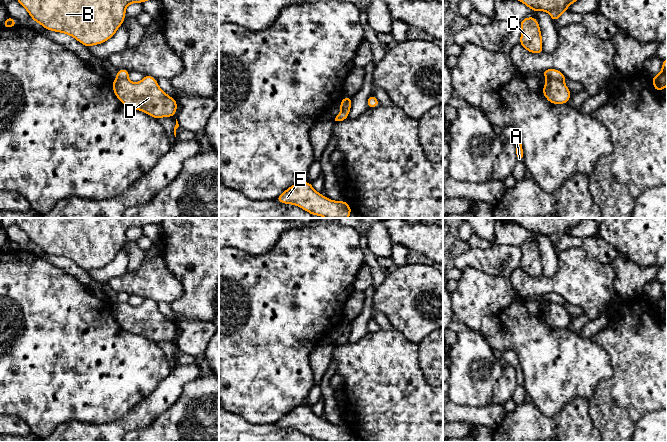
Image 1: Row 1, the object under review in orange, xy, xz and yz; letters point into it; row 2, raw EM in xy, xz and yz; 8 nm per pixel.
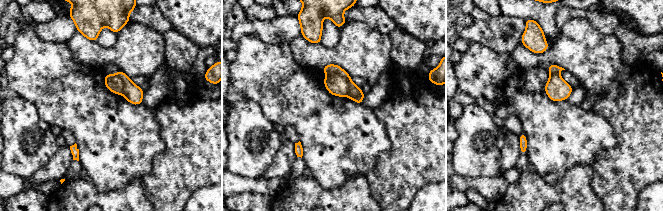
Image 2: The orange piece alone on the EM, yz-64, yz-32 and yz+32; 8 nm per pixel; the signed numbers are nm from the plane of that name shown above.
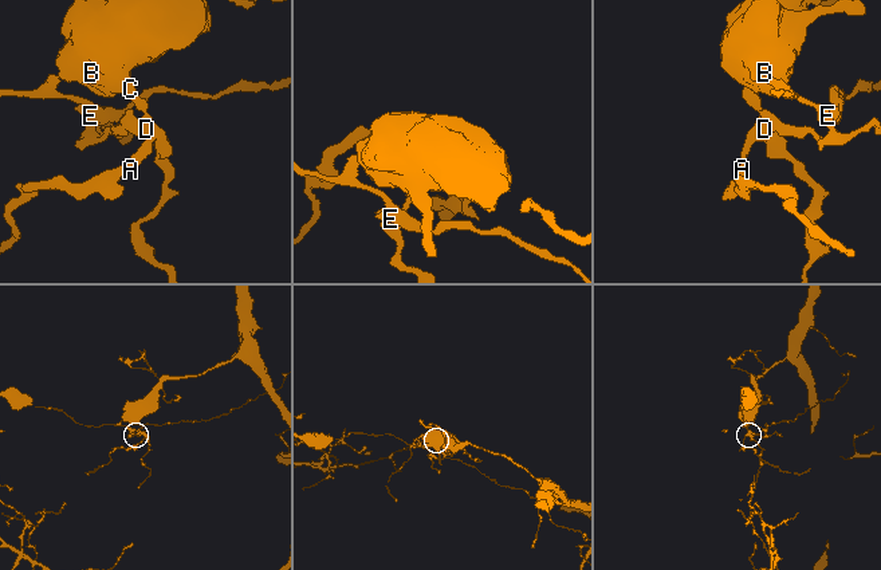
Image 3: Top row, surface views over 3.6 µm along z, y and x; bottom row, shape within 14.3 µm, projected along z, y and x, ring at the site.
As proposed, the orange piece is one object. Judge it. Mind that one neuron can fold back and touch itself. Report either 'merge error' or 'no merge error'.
merge error

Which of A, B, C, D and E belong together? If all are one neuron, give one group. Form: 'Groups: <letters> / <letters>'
Groups: A B C D / E

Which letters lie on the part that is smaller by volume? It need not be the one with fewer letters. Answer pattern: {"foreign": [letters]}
{"foreign": ["E"]}

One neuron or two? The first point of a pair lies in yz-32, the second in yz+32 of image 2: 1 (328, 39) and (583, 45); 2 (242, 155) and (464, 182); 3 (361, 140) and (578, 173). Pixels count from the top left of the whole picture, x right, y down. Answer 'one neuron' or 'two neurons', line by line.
1: two neurons
2: two neurons
3: two neurons

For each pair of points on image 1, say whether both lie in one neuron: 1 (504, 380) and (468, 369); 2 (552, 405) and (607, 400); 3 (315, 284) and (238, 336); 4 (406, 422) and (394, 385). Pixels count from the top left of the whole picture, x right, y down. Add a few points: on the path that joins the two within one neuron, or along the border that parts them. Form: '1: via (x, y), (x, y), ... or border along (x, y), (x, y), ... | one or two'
1: border along (503, 363), (501, 375), (490, 400) | two
2: border along (602, 380), (589, 400) | two
3: via (296, 291), (290, 297), (257, 318) | one
4: via (397, 413), (394, 410), (394, 394) | one

